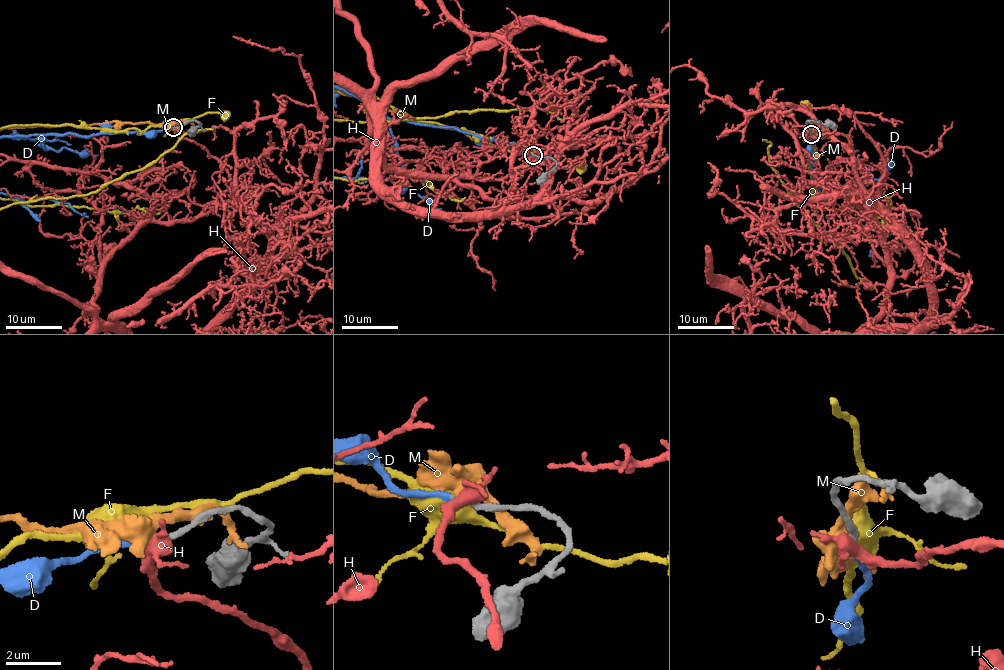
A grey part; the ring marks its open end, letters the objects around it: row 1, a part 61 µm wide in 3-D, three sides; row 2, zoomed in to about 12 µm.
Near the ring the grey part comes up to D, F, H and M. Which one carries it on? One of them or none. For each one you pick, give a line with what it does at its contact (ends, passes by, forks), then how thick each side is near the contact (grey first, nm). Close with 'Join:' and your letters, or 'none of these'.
D: It ends there. Thickness 200 nm (grey) against 200 nm
Join: D

